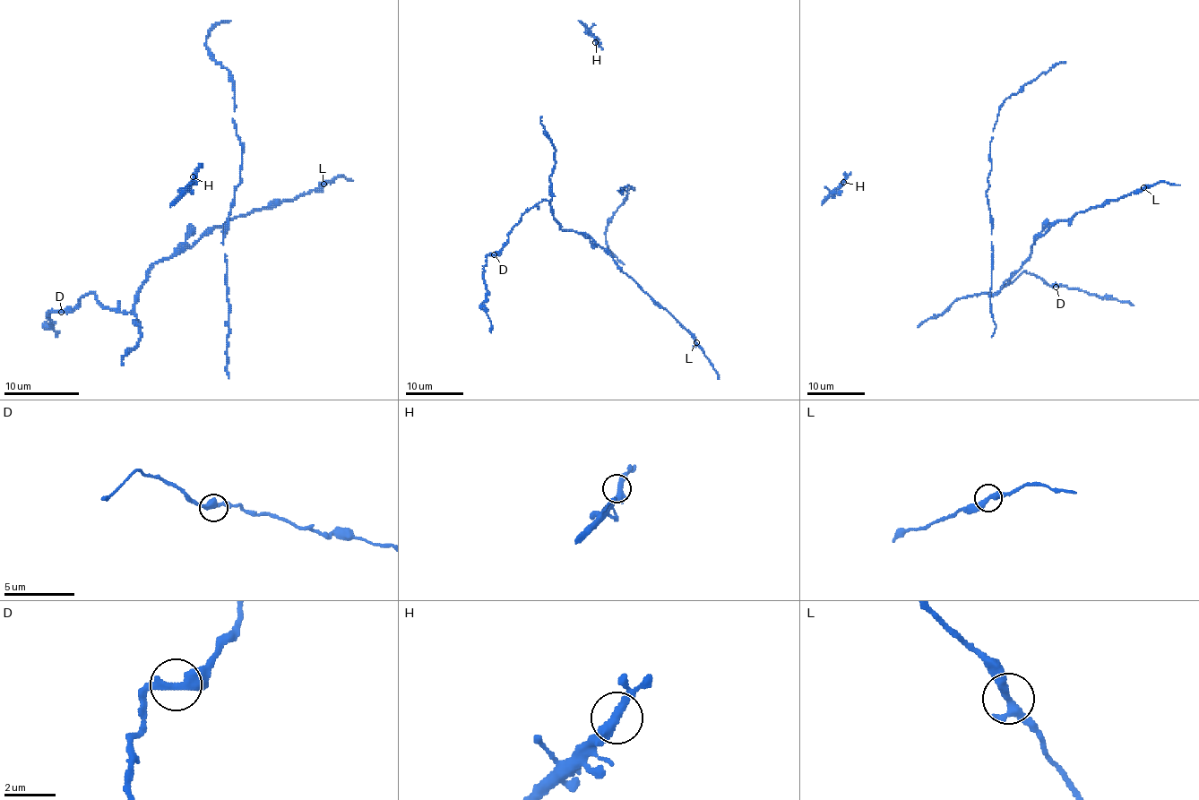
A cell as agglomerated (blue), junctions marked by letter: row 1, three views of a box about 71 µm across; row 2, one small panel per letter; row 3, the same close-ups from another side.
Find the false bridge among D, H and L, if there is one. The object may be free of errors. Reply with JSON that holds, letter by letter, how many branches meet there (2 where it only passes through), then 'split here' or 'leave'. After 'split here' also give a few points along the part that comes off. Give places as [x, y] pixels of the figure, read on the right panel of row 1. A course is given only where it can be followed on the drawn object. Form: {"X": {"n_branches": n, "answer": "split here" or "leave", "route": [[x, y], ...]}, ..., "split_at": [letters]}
{"D": {"n_branches": 2, "answer": "leave"}, "H": {"n_branches": 2, "answer": "leave"}, "L": {"n_branches": 2, "answer": "split here", "route": [[1143, 188], [1161, 182], [1180, 184]]}, "split_at": ["L"]}

